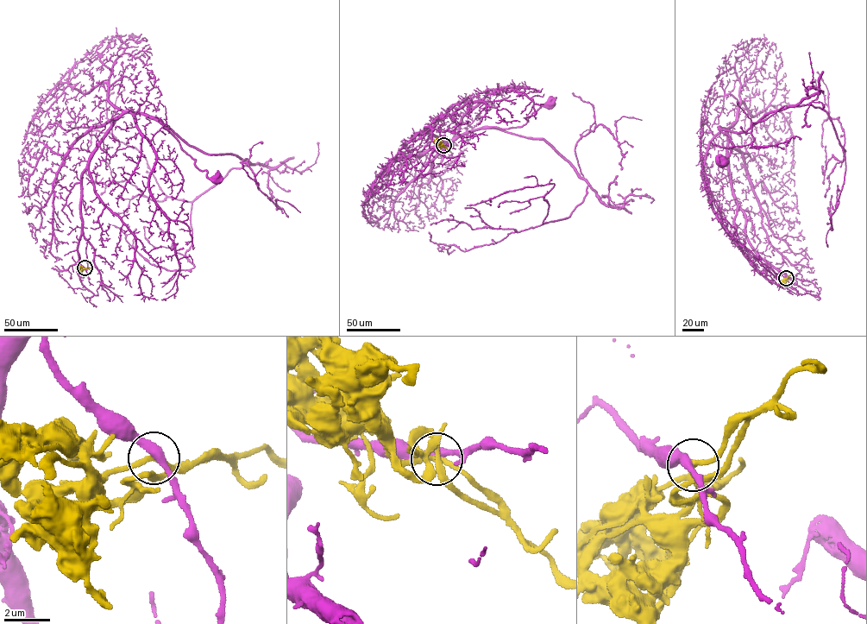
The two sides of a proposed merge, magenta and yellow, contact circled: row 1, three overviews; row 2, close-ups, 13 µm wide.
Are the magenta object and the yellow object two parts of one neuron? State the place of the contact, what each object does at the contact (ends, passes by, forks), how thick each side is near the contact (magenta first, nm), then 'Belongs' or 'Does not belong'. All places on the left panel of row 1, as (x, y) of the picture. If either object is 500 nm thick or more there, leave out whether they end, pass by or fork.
Place: (84, 267). At the ring magenta passes by. At the ring yellow passes by. Thickness 340 nm (magenta) against 200 nm. Does not belong

